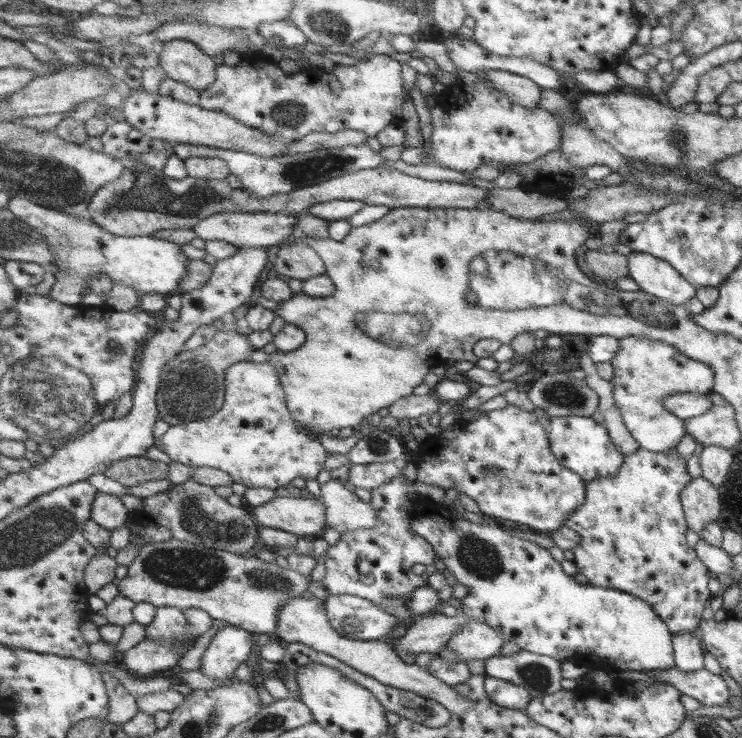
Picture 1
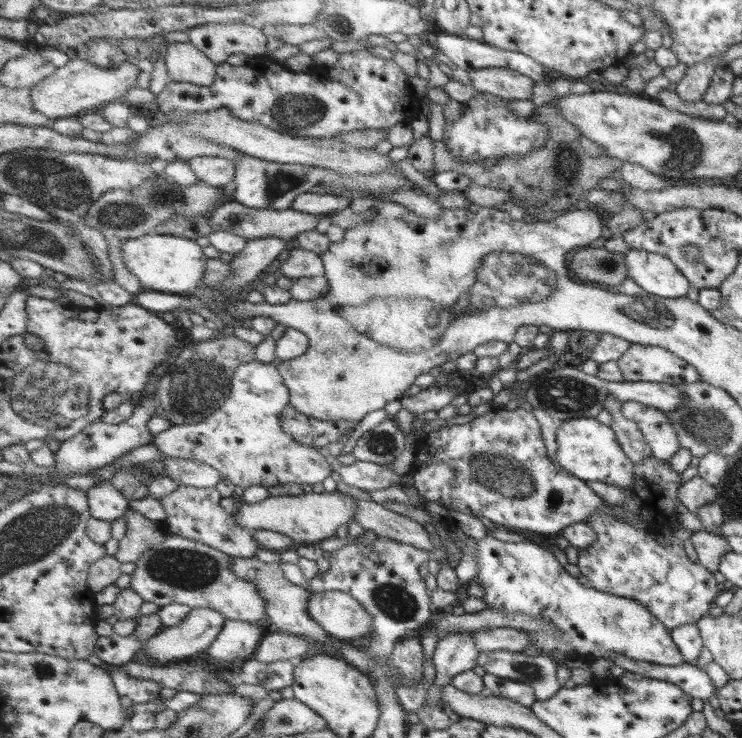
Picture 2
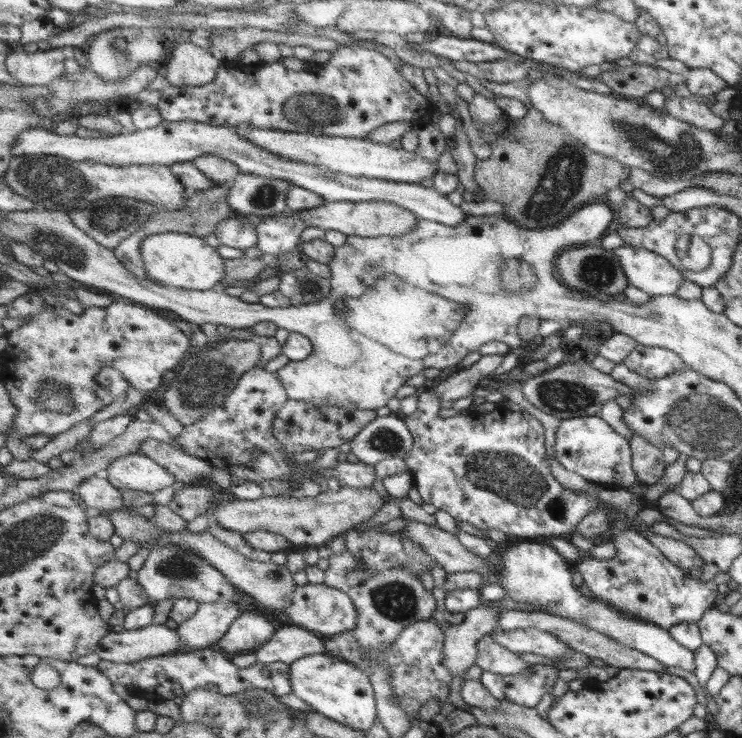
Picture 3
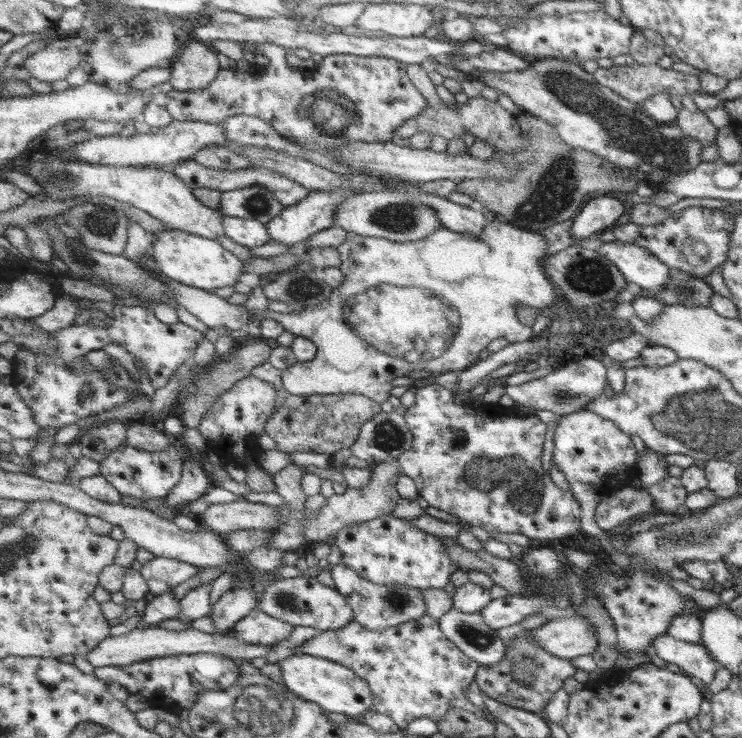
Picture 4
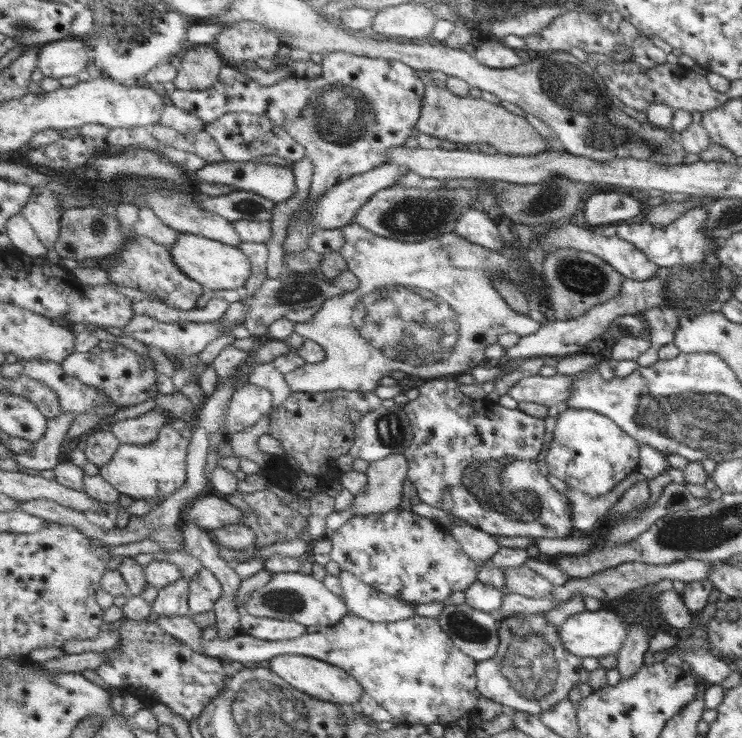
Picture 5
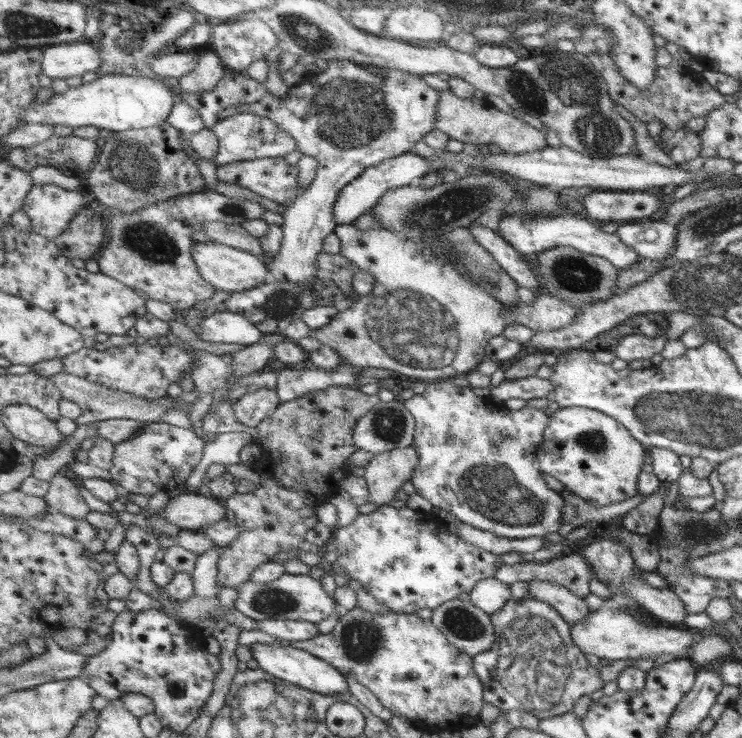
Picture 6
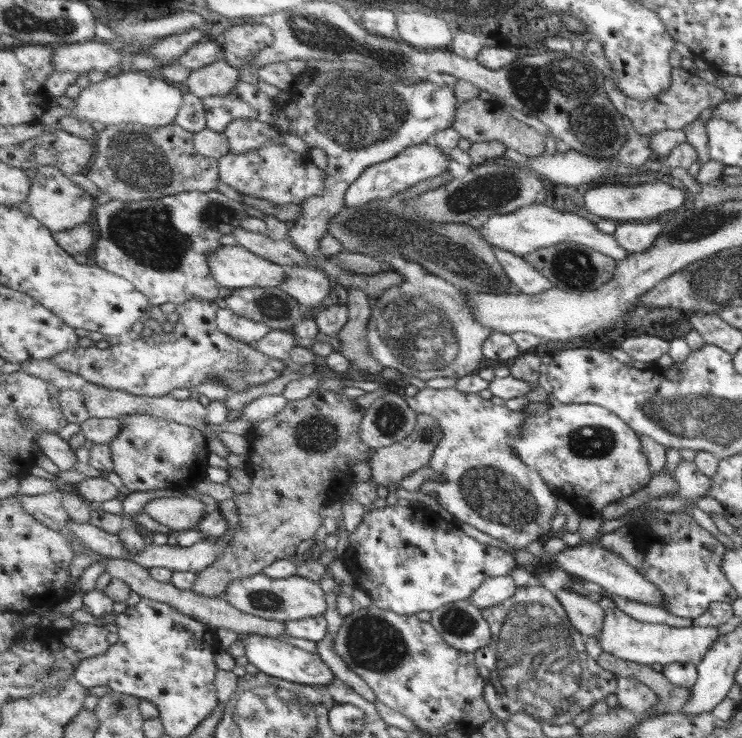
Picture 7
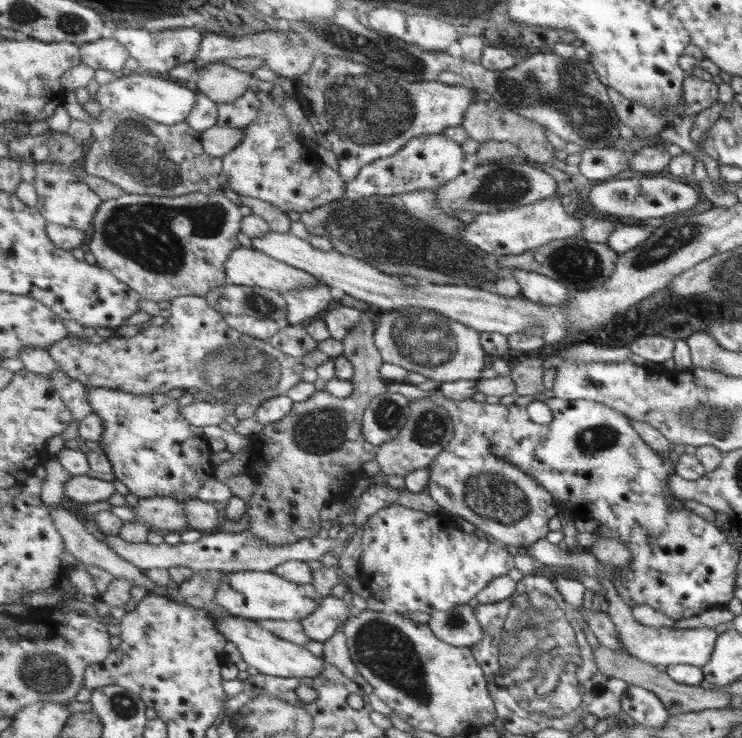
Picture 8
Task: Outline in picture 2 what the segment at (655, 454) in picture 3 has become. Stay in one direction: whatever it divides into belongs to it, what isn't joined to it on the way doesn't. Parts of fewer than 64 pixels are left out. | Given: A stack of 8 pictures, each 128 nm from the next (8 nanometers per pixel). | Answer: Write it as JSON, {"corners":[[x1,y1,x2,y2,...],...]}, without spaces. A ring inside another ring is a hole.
{"corners":[[613,393,604,405,604,410,612,416,612,428,618,436,619,446,632,463,641,463,643,459,651,457,651,448,644,443,641,431,632,420,626,419,621,414,622,403]]}

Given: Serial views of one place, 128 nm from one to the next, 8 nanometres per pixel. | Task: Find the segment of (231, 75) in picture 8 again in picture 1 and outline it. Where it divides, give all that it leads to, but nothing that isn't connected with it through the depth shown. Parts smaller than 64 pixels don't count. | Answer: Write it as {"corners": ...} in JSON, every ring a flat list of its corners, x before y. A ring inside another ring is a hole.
{"corners":[[164,42,161,53,157,55,169,77,195,87,195,90,205,90,216,81,217,62,193,42]]}

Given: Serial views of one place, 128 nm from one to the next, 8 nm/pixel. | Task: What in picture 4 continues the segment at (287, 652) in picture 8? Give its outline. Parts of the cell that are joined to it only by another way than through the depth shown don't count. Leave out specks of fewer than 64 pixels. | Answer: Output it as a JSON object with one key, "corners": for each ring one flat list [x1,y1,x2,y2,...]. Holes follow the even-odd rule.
{"corners":[[301,653,279,664,282,667,284,684,289,690,295,692,299,698,325,708,327,712,346,714,357,720,365,717,369,710,374,710,374,691,370,684,342,663]]}

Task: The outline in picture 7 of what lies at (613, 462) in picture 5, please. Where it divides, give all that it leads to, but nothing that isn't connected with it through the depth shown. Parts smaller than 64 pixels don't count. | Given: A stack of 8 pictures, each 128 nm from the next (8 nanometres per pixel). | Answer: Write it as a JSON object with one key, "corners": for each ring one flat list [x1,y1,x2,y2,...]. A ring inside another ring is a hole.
{"corners":[[529,403,521,413,527,415,527,422,521,430,521,438,513,438,510,444,517,449,517,454,527,466,533,468,547,481,547,484,561,495,569,494,575,502,582,505,581,514,585,514,583,504,587,508,601,512,607,504,629,496,637,490,646,488,647,481,651,480,652,472,639,436,619,415,593,404,560,404,551,407,544,403]]}

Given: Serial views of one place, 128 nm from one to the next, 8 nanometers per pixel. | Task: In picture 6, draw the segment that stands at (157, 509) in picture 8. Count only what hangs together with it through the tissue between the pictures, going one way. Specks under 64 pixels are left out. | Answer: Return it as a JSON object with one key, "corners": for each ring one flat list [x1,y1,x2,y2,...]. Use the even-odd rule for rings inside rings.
{"corners":[[193,491,171,498,161,514,181,529,203,530,227,518,227,507,213,496,205,497]]}

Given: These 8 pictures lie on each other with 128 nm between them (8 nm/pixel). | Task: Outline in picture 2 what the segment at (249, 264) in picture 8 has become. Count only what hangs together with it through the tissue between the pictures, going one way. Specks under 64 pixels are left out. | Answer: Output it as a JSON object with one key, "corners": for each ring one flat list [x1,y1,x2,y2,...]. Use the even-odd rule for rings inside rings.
{"corners":[[153,234,125,239,121,245,125,269,137,276,145,290,174,294,193,293,206,276,209,259,196,240,178,235]]}

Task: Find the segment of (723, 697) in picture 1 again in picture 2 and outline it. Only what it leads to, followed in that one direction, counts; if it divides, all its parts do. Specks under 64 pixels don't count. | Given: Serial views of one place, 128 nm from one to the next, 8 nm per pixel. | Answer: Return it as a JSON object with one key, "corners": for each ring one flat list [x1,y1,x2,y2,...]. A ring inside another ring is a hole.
{"corners":[[618,657,613,660,615,665,621,667,623,671,642,675,644,678,662,679,663,681,673,683,679,686,692,698,699,700,714,701,717,687,711,683,711,680,705,675,705,672,699,670,694,665,683,663,679,666,660,666,647,662,630,660,626,657]]}

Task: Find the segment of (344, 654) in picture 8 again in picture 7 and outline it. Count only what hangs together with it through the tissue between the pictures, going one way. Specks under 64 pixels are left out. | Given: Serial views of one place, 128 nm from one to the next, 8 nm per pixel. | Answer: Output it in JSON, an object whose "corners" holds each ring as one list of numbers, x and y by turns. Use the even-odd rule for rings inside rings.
{"corners":[[338,582,337,585,337,591,326,594,328,610,324,617,327,622,327,636,323,641,317,642,317,652,320,654,320,658,334,671,336,678,353,687,357,694,363,694,369,702,378,702,377,695,371,686,365,683,365,680,360,678,359,674,350,670,343,658,340,658,335,649,332,648,338,629,344,622,344,618,339,616,339,610,337,610,337,598,341,596]]}

